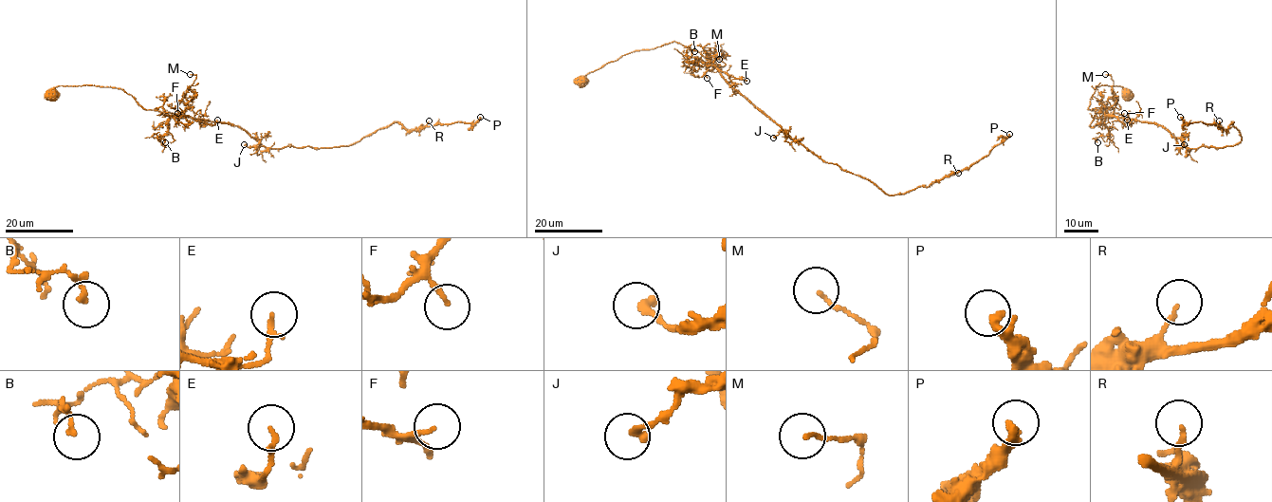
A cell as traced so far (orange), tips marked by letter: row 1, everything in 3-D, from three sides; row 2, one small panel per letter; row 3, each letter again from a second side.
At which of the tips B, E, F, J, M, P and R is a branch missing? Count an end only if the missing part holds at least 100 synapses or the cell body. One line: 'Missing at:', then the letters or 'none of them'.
Missing at: none of them

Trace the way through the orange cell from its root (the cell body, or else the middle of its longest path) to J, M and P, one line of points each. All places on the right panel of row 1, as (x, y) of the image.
J: (1127, 93), (1119, 85), (1096, 87), (1088, 109), (1154, 122), (1180, 139), (1183, 144), (1177, 146), (1184, 144)
M: (1127, 93), (1119, 85), (1096, 87), (1089, 110), (1105, 114), (1114, 111), (1113, 81), (1105, 74)
P: (1127, 93), (1096, 87), (1088, 109), (1161, 125), (1189, 148), (1241, 140), (1233, 122), (1224, 129), (1180, 117)

